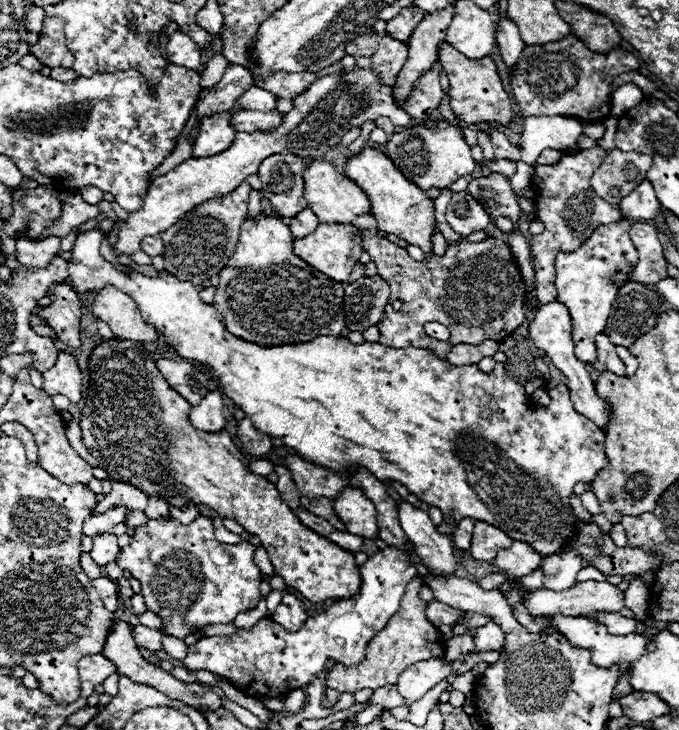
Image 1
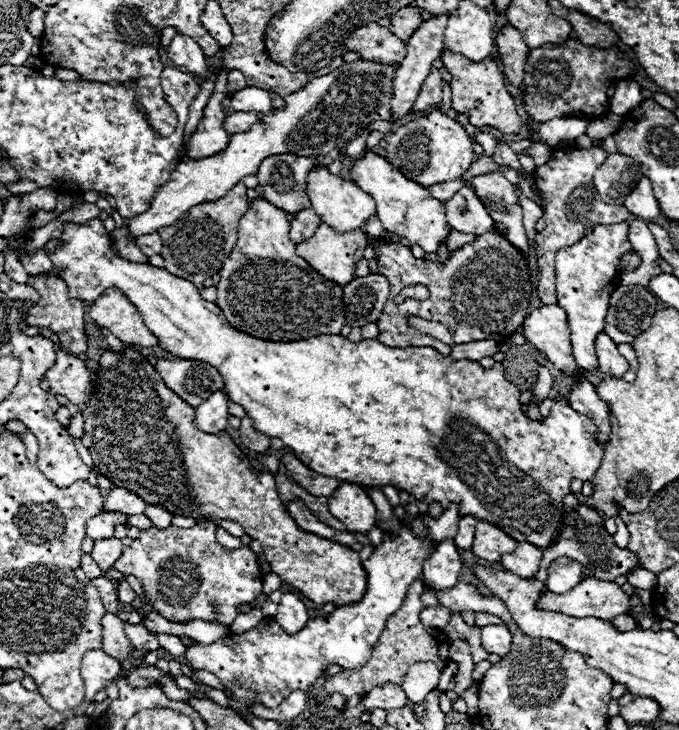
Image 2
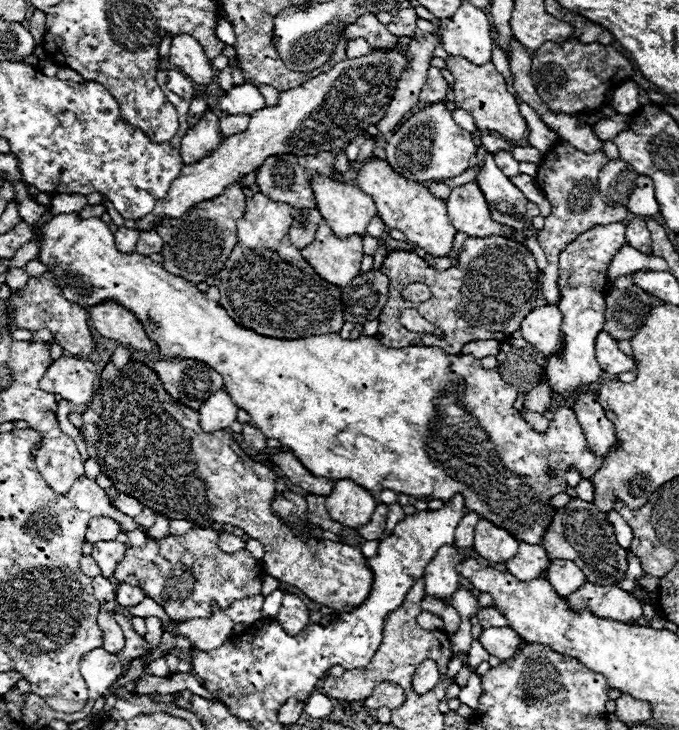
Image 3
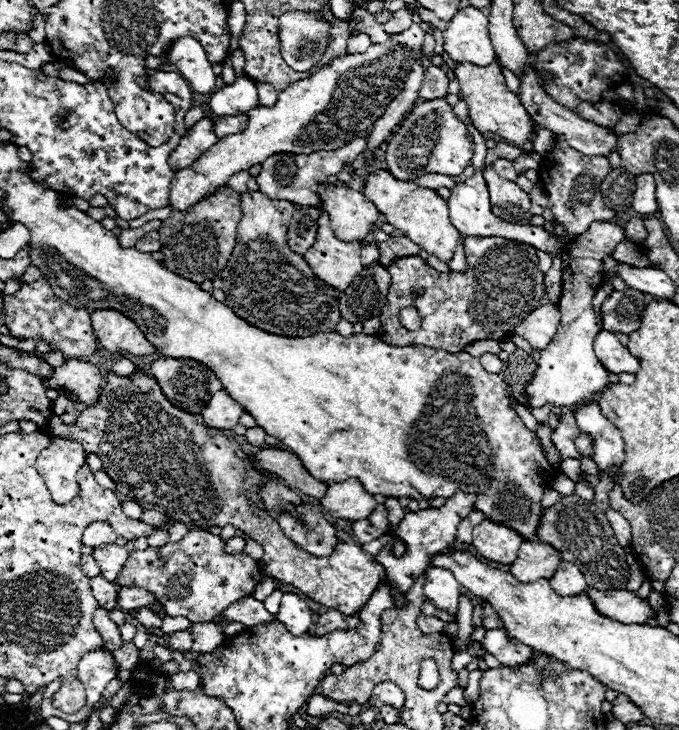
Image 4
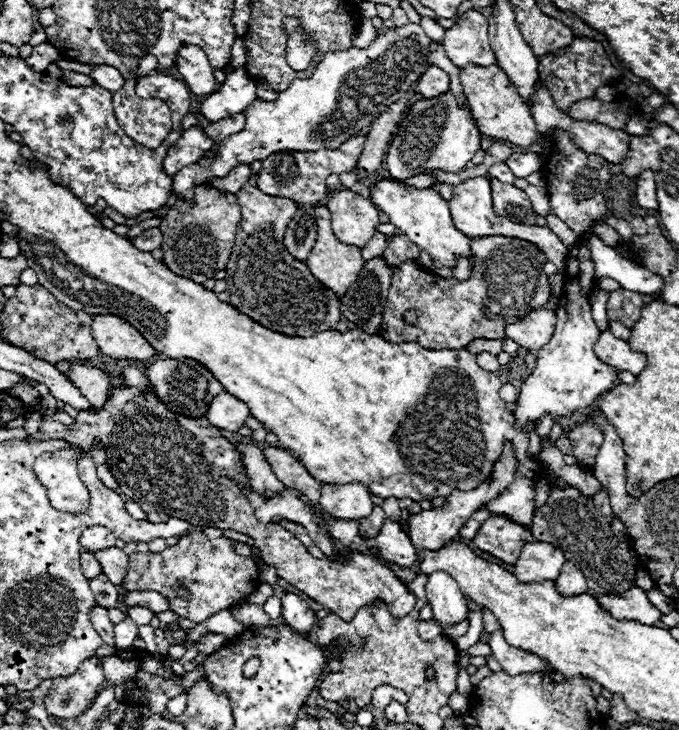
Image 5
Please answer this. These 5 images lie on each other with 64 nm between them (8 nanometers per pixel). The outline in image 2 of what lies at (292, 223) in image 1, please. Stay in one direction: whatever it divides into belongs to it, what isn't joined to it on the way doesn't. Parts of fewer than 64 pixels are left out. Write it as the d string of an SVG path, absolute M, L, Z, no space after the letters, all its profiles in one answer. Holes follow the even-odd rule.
M312 208L296 212L294 216L290 216L290 240L294 244L300 244L300 242L312 238L316 228L320 226L320 222L322 222L320 216Z

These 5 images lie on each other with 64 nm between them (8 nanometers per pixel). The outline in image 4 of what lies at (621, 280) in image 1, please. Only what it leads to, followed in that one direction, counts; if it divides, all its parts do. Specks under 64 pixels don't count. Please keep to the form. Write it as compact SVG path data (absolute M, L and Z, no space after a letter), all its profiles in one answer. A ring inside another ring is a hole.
M594 222L584 234L576 236L564 248L564 254L562 254L562 298L558 302L560 326L556 330L556 338L548 344L548 348L544 348L540 352L540 360L538 360L538 368L534 372L534 378L524 388L524 398L530 400L530 408L542 408L544 404L552 404L556 408L570 408L570 406L586 404L594 398L594 394L602 392L610 384L610 372L598 362L594 348L592 348L594 338L602 330L602 320L594 312L592 298L594 298L596 290L600 288L602 276L604 276L602 274L602 262L598 262L598 254L612 254L614 248L620 242L624 242L624 230L622 228L618 228L612 222Z

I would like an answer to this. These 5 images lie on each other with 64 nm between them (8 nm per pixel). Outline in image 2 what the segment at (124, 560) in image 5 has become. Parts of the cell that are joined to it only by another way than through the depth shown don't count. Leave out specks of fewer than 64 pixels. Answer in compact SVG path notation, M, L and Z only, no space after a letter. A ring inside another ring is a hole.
M118 538L96 540L94 550L92 550L92 558L100 566L100 570L106 574L114 566L114 562L122 556L122 550L124 550L124 546Z

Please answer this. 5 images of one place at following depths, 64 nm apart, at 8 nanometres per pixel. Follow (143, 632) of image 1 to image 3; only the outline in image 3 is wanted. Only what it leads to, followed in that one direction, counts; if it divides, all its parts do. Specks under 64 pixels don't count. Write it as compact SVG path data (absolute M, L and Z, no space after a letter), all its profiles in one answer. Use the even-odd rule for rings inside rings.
M114 612L112 618L120 624L120 628L124 630L124 636L126 636L126 646L116 654L116 658L122 662L122 668L126 668L126 666L130 666L130 662L132 662L134 658L140 658L140 656L146 652L146 640L140 638L140 636L134 632L134 628L132 628L132 624L130 624L130 620L128 620L126 616Z

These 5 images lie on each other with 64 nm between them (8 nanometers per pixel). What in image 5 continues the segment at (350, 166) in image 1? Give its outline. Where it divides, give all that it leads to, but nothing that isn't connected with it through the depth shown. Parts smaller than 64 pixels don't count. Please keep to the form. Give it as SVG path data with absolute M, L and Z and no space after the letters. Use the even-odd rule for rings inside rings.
M380 180L376 188L372 190L372 202L388 214L390 224L394 224L414 244L418 244L424 252L428 252L432 260L440 262L446 268L454 268L458 256L468 258L472 262L472 250L470 250L472 240L454 226L450 210L448 210L448 202L436 190L432 188L418 190L404 182Z

